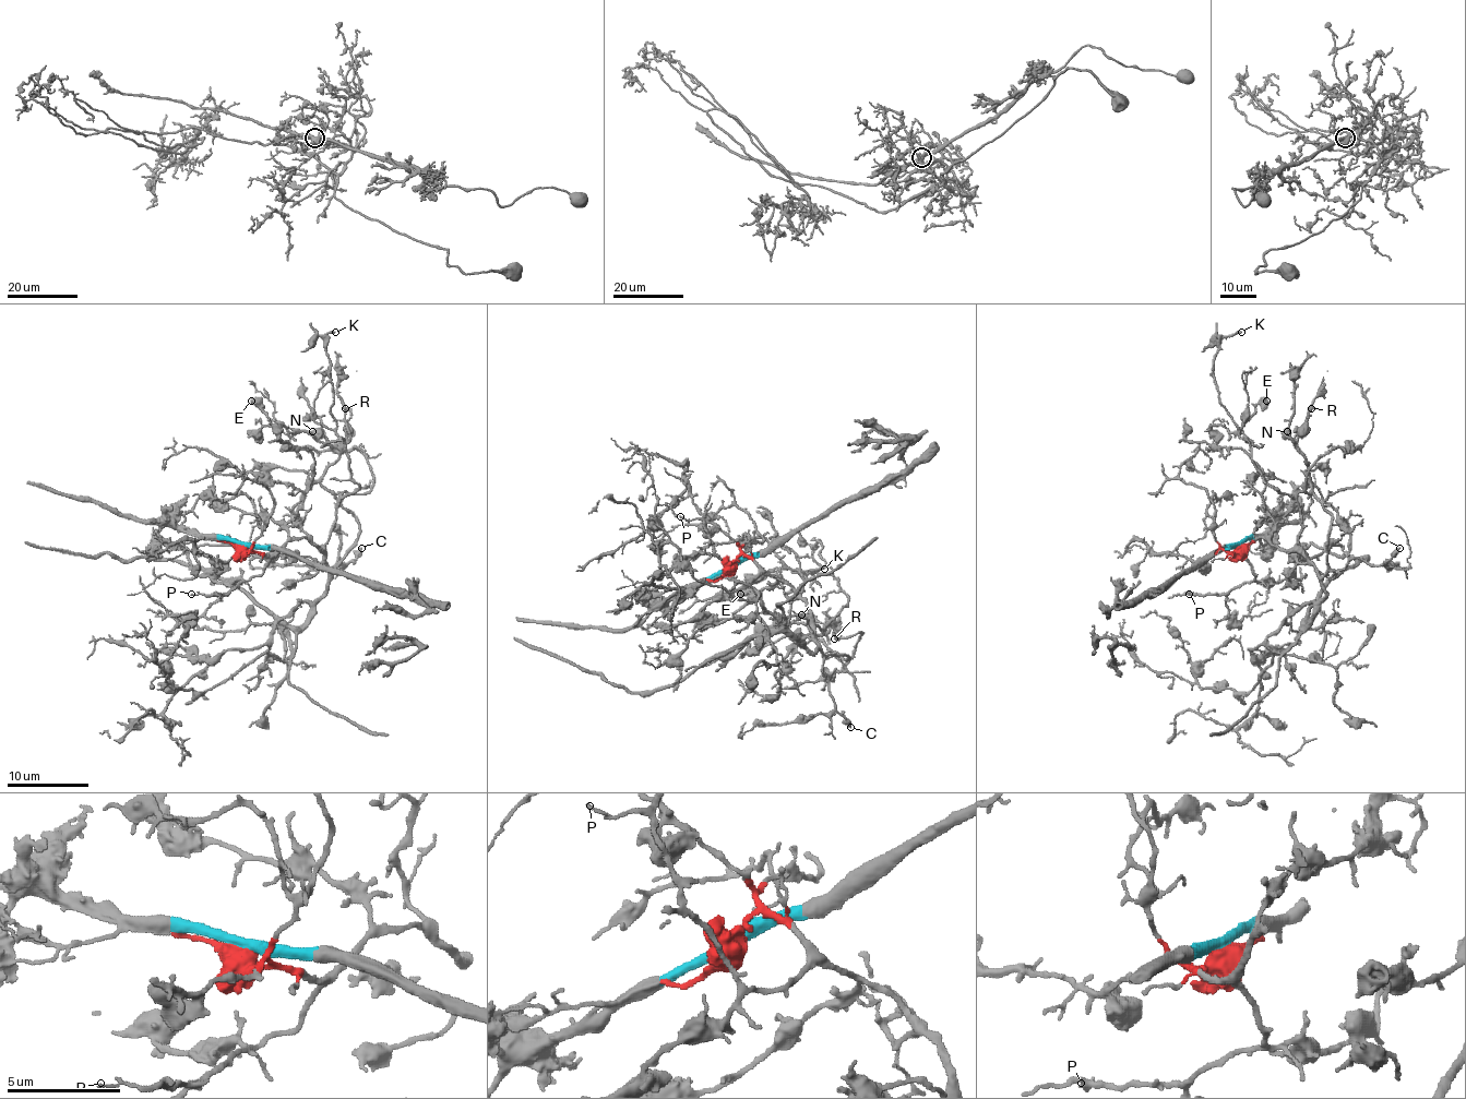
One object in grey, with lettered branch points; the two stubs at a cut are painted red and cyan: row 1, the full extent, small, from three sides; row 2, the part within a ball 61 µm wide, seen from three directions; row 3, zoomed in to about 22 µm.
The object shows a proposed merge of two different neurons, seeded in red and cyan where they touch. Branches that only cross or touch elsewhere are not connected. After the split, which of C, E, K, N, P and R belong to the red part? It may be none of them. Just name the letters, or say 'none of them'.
C, E, K, N, P, R

